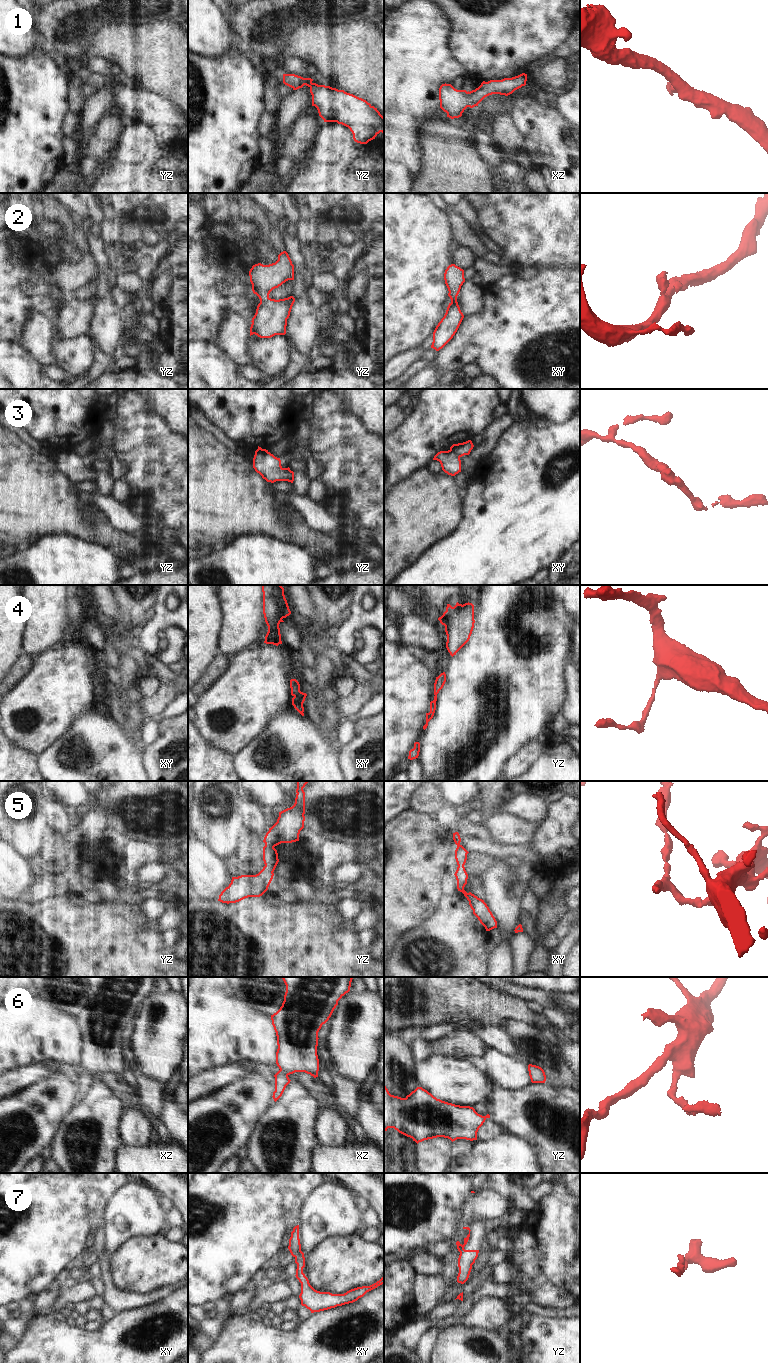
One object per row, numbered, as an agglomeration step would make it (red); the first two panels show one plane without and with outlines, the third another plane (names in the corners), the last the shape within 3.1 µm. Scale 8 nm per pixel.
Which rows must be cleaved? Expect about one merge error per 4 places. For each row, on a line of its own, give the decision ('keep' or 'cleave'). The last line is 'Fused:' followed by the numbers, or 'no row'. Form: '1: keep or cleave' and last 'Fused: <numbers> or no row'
1: keep
2: keep
3: cleave
4: keep
5: cleave
6: keep
7: cleave
Fused: 3, 5, 7

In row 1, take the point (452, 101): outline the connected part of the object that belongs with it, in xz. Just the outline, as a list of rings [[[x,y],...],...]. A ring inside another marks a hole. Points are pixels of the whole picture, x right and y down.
[[[522,73],[512,78],[483,81],[478,88],[470,92],[457,90],[451,84],[445,83],[439,88],[440,108],[447,113],[447,117],[459,118],[467,107],[478,106],[485,97],[492,94],[508,96],[525,86],[526,81],[527,74]]]

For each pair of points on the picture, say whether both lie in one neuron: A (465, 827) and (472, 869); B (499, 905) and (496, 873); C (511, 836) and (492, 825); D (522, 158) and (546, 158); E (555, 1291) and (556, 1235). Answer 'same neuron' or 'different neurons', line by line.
A: different neurons
B: same neuron
C: same neuron
D: different neurons
E: same neuron

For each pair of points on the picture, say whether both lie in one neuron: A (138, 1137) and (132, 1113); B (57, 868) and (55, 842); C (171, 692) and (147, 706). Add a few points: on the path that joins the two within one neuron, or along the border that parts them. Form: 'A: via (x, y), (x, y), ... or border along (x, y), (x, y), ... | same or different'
A: via (136, 1131), (132, 1119) | same
B: via (55, 862), (55, 848) | same
C: via (165, 694), (153, 706) | same

